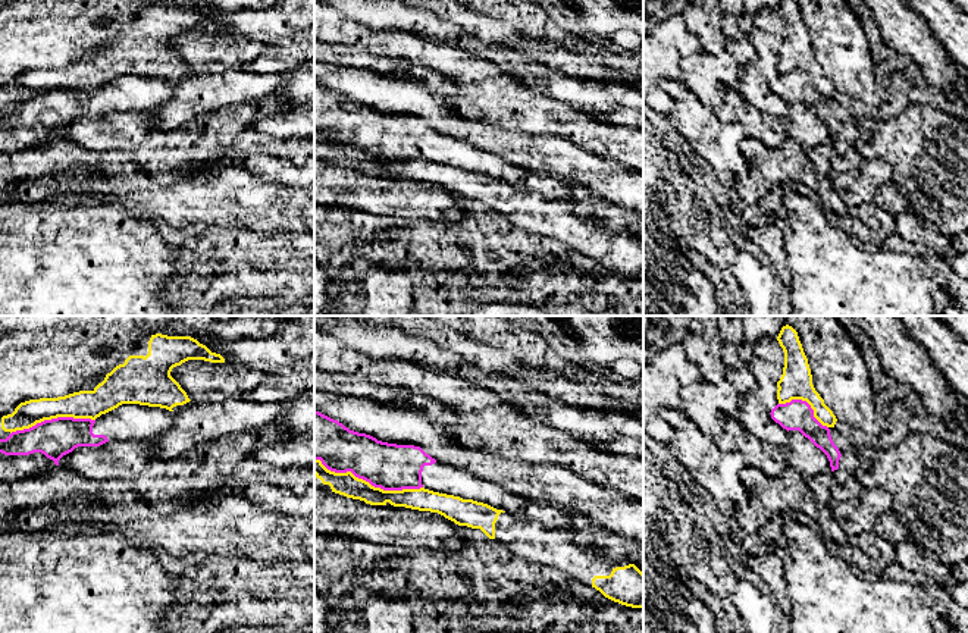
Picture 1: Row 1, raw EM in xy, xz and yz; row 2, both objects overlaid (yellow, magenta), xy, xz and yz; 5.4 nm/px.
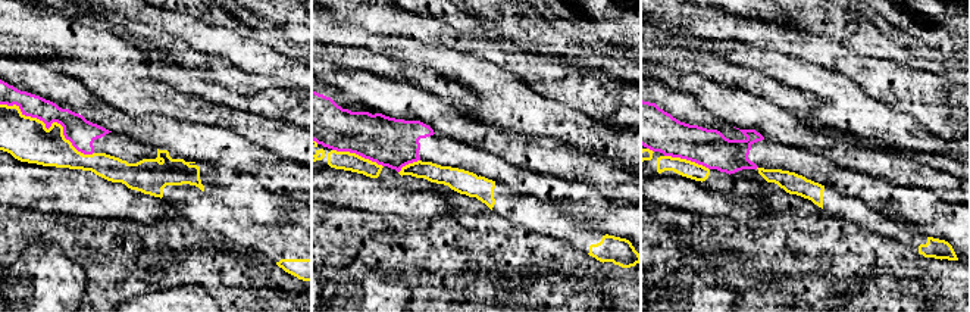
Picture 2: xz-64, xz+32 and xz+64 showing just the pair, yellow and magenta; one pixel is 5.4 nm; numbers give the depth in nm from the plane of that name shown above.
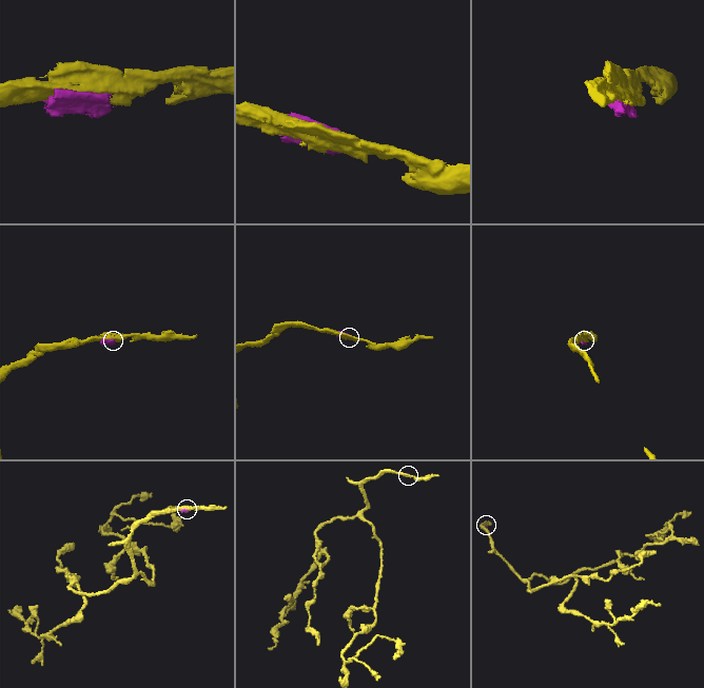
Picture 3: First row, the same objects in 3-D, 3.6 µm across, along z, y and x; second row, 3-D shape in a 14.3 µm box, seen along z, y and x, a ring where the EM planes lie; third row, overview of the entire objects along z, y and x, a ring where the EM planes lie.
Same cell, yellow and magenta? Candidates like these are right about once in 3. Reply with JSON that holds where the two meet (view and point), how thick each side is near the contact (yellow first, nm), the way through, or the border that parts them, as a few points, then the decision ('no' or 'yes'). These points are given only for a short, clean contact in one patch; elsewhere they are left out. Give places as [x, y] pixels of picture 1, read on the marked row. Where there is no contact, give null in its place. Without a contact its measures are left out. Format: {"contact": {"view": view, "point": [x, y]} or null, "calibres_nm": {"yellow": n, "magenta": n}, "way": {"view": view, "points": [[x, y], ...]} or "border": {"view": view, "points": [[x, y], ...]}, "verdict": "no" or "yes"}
{"contact": {"view": "xz", "point": [367, 482]}, "calibres_nm": {"yellow": 130, "magenta": 260}, "verdict": "no"}

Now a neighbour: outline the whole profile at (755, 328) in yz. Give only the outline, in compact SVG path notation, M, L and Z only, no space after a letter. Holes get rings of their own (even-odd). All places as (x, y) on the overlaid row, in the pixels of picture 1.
M742 316L745 338L754 345L764 336L777 338L786 322L781 316Z

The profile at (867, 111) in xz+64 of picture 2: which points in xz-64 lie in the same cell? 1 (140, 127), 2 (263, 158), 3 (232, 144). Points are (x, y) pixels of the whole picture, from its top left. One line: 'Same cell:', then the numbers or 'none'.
Same cell: none

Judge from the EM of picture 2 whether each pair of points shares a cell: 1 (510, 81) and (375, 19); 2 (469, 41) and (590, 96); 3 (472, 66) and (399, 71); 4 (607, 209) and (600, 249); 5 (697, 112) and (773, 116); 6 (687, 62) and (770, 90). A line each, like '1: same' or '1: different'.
1: different
2: same
3: different
4: different
5: different
6: same

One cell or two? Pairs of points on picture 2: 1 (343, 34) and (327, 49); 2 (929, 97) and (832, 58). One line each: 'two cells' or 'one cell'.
1: two cells
2: one cell

